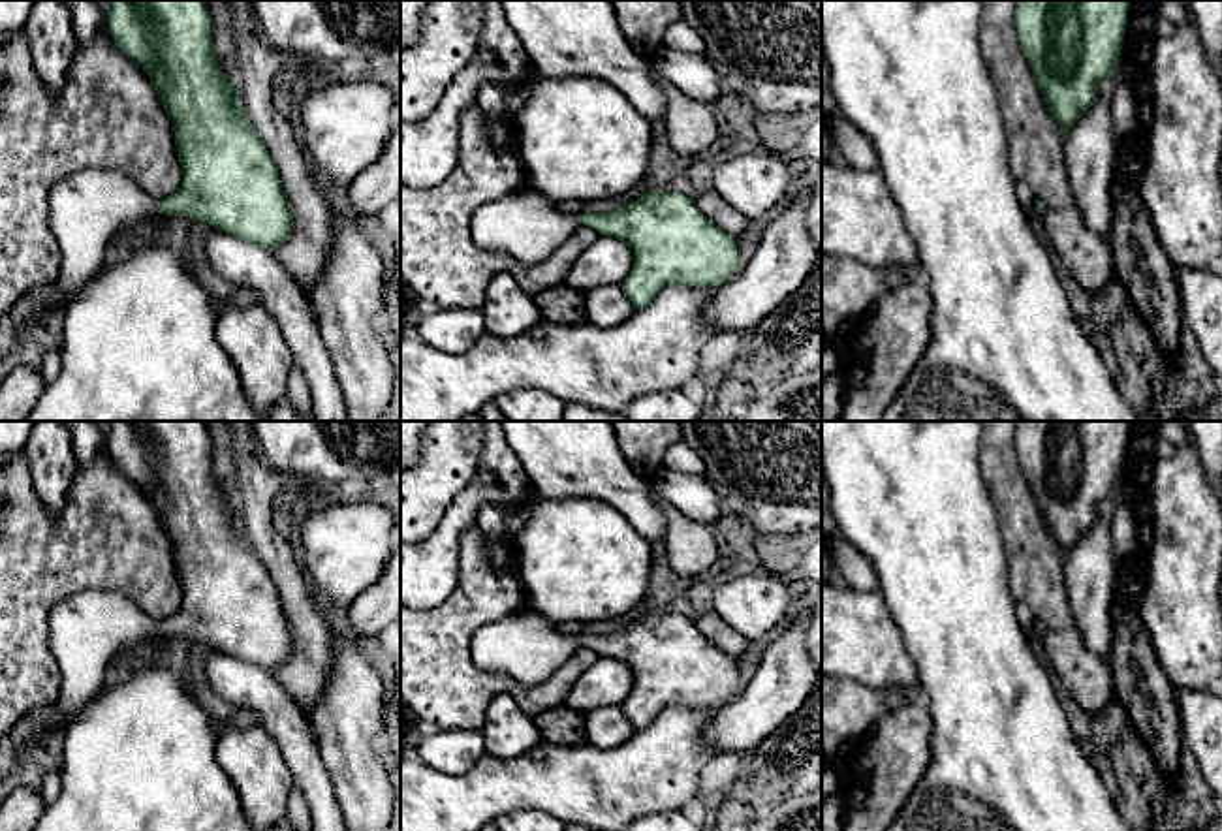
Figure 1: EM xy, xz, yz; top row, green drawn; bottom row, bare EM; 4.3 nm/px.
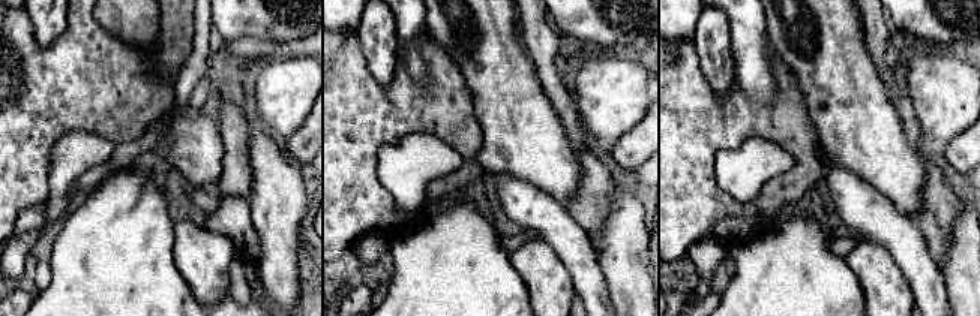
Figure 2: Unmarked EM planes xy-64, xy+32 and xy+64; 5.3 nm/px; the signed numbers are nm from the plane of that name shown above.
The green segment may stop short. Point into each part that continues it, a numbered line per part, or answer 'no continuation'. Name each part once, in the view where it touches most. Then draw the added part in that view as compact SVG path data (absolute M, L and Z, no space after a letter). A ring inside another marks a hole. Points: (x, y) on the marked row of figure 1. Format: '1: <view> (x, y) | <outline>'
1: xy (87, 209) | M86 167L49 192L49 226L62 252L58 280L30 290L9 310L8 321L26 329L39 308L64 306L105 265L109 241L158 214L158 201L111 169Z

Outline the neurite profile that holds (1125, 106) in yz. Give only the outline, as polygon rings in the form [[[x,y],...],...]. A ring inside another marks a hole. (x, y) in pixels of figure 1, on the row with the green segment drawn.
[[[1119,56],[1115,68],[1115,94],[1111,100],[1111,118],[1115,130],[1115,165],[1122,149],[1141,133],[1139,100],[1136,94],[1137,66]]]

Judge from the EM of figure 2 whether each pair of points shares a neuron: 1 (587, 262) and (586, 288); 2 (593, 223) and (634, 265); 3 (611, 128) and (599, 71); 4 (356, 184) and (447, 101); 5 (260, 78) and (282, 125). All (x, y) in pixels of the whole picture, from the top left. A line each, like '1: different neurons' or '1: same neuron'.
1: same neuron
2: different neurons
3: same neuron
4: same neuron
5: same neuron

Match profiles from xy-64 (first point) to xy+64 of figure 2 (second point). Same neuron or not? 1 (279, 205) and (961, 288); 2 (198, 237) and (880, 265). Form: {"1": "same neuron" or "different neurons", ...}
{"1": "same neuron", "2": "same neuron"}

